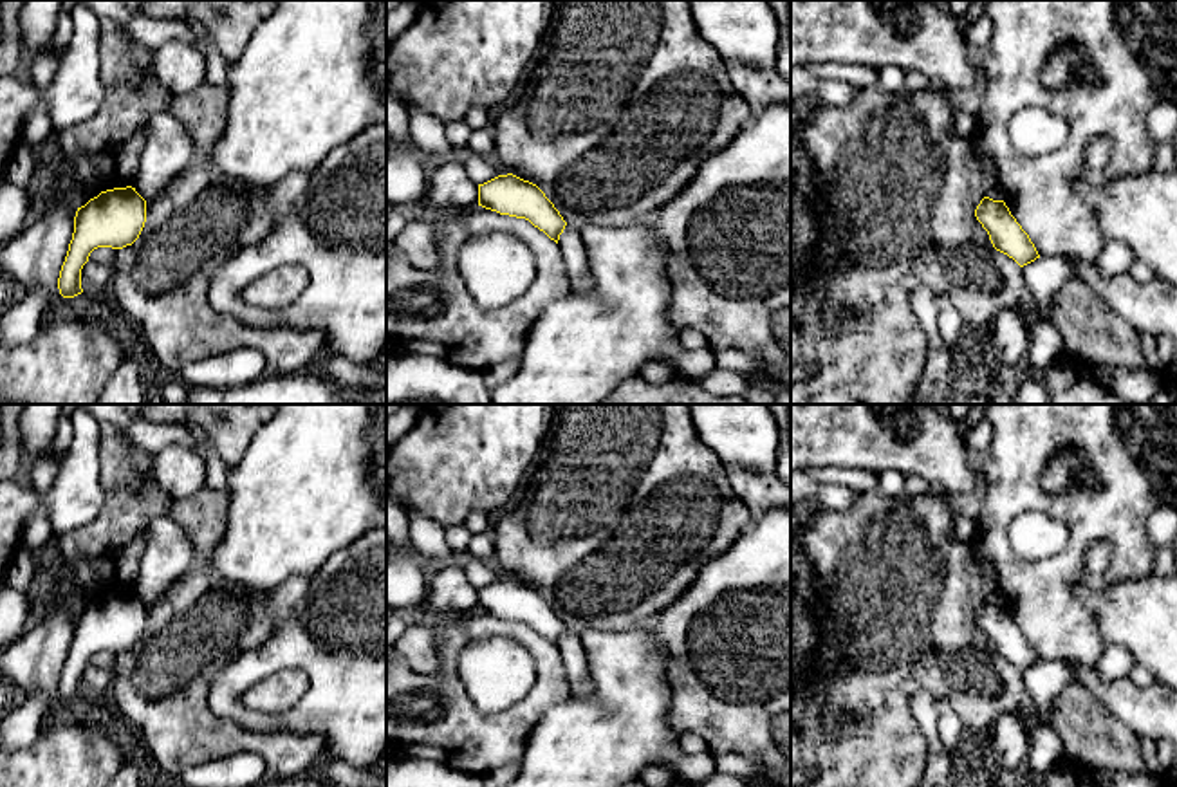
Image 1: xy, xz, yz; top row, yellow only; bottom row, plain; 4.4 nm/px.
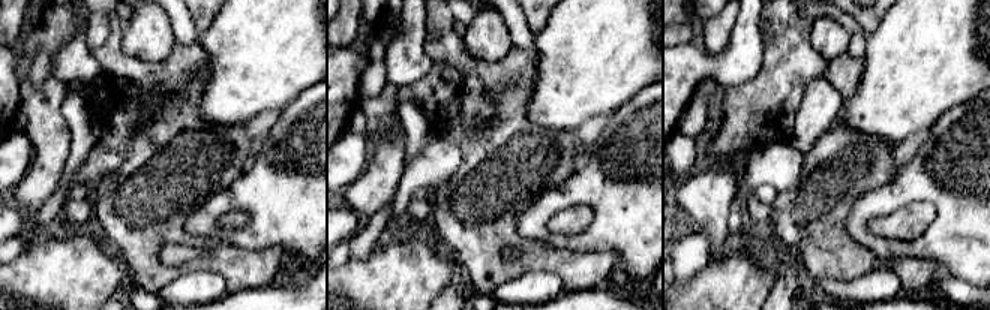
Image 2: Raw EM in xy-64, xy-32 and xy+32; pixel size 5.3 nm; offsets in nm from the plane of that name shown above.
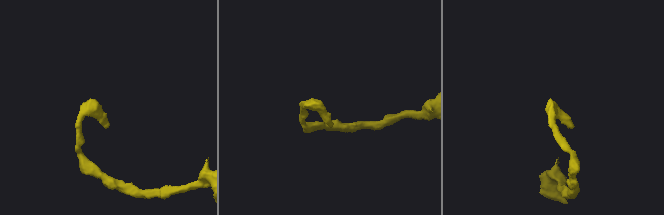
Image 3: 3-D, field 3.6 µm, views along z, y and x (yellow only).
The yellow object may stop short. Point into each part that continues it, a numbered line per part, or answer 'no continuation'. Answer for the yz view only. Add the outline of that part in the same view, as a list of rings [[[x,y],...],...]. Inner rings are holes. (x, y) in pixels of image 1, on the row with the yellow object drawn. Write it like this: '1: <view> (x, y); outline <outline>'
no continuation

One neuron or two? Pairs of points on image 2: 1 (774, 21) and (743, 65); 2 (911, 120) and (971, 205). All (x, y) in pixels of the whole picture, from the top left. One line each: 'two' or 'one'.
1: two
2: two

